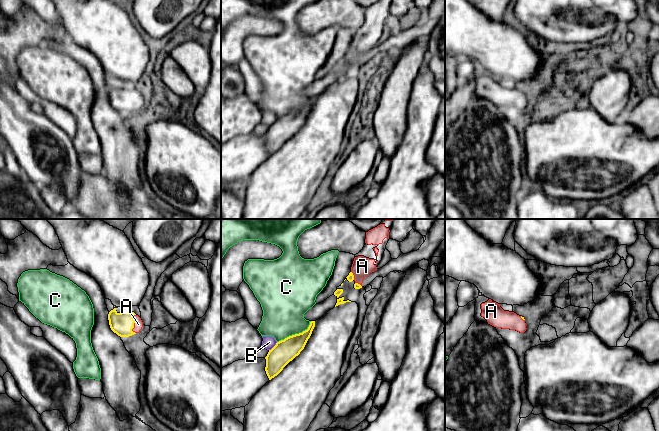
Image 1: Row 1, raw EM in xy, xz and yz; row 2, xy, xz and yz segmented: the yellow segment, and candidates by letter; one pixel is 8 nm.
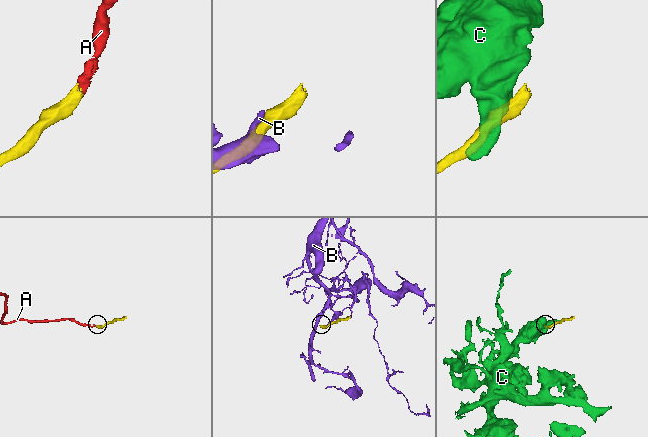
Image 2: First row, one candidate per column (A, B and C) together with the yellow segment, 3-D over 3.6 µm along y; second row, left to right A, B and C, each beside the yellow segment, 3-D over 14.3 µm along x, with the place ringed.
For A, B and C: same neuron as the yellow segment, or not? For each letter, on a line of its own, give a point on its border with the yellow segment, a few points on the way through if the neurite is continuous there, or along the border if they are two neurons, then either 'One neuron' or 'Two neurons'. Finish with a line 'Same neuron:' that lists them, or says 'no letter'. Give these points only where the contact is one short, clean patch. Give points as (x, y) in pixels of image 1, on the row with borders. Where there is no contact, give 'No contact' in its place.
A: Touches yellow at xy (133, 324). Path across: xy (122, 323), (133, 324), (138, 324). One neuron
B: Touches yellow at xz (274, 346). Two neurons
C: Touches yellow at xz (295, 334). Two neurons
Same neuron: A

